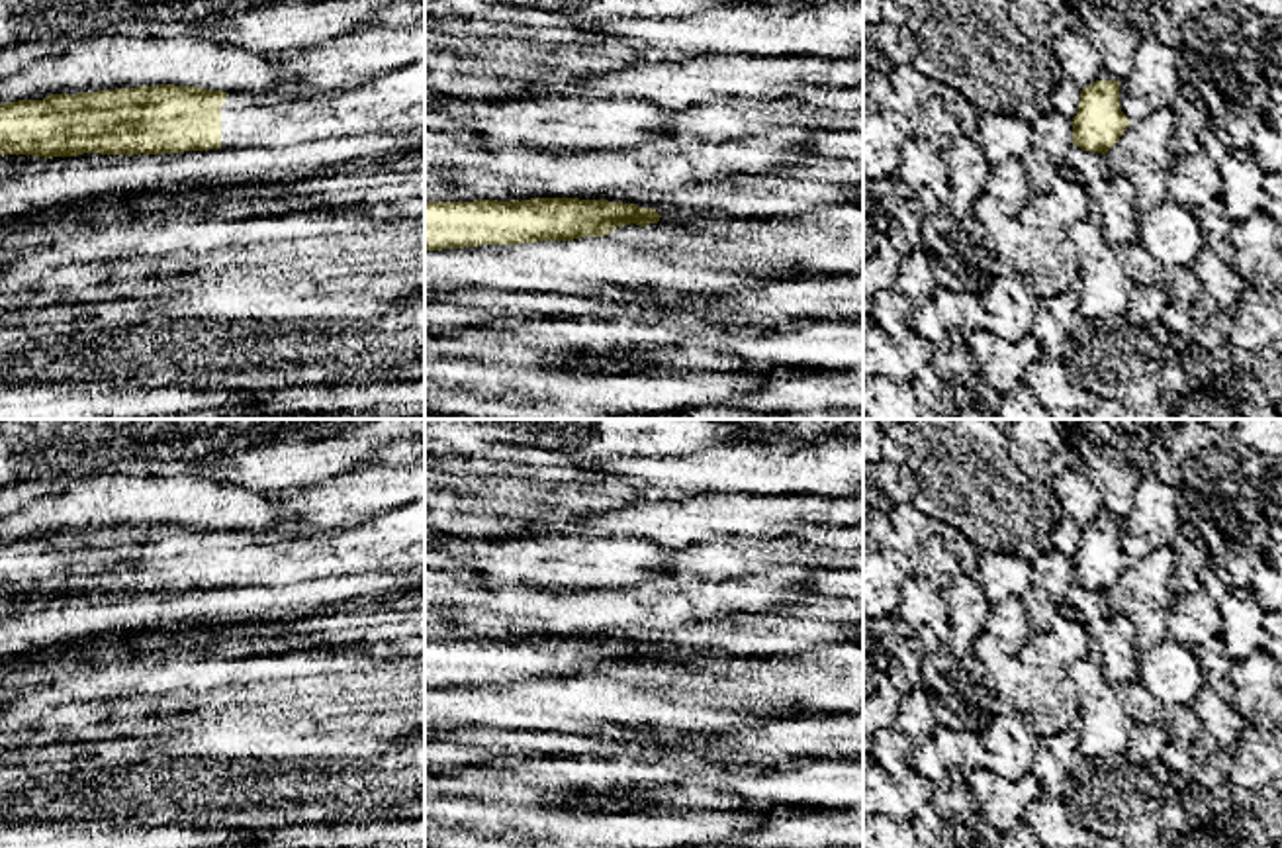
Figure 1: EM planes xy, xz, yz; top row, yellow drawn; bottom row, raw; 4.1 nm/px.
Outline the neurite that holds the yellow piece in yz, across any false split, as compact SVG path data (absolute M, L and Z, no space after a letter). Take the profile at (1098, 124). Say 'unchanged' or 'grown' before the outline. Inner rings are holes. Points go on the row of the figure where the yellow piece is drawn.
unchanged; M1096 80L1080 90L1078 112L1073 118L1073 145L1106 155L1129 127L1120 108L1120 82Z

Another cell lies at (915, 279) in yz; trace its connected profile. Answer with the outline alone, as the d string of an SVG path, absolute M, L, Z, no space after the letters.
M908 251L889 288L904 294L914 309L926 306L938 288L928 253Z

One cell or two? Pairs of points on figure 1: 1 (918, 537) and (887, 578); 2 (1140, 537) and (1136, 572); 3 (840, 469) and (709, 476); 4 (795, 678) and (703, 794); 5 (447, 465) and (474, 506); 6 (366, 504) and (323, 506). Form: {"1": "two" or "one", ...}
{"1": "two", "2": "two", "3": "one", "4": "two", "5": "one", "6": "one"}

